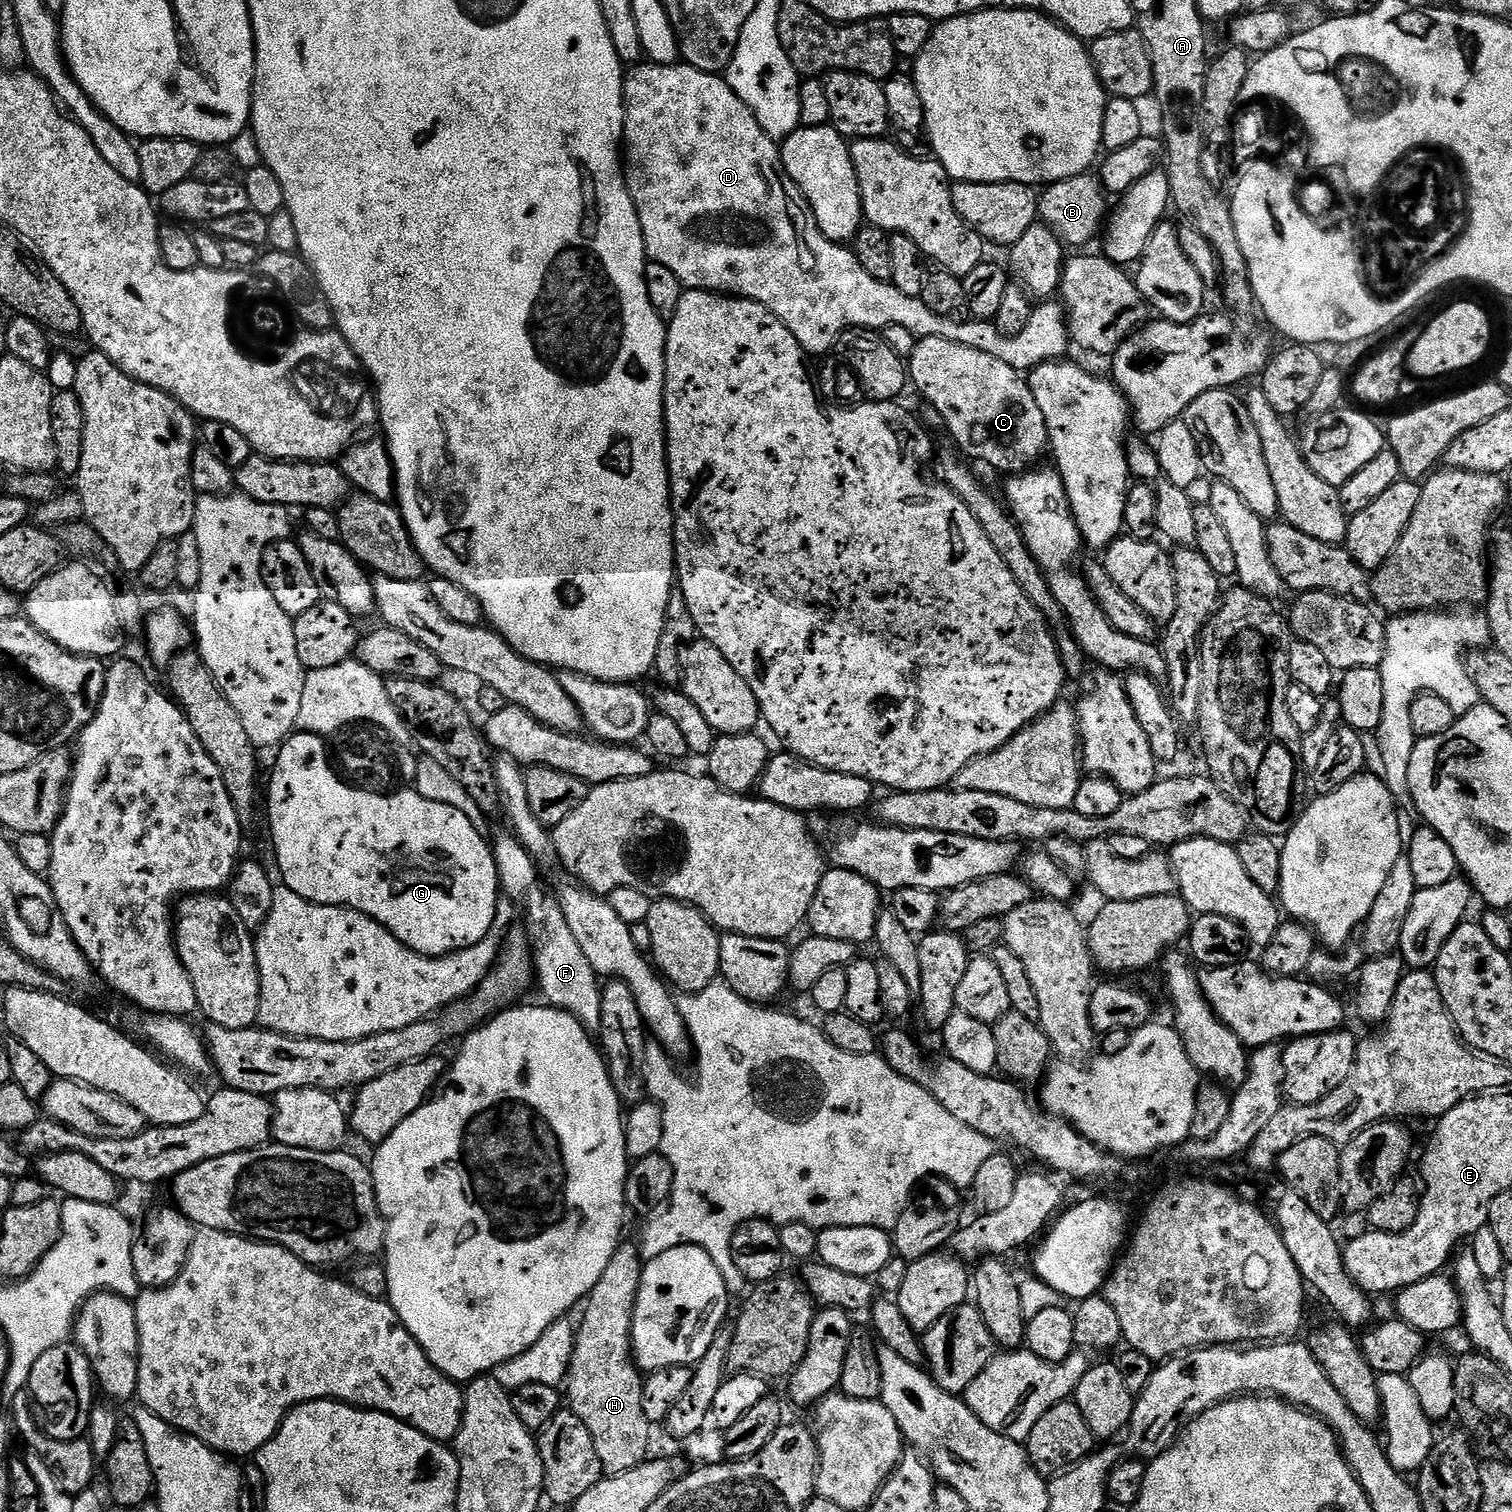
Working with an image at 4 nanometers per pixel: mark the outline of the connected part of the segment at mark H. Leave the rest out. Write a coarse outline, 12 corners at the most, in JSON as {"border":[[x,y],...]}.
{"border":[[621,1243],[584,1317],[567,1407],[610,1476],[650,1456],[632,1354],[643,1273]]}

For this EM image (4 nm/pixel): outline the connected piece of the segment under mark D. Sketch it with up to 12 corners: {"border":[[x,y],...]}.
{"border":[[723,75],[624,78],[649,261],[766,306],[805,353],[906,326],[1021,374],[1070,348],[934,314],[818,230]]}

